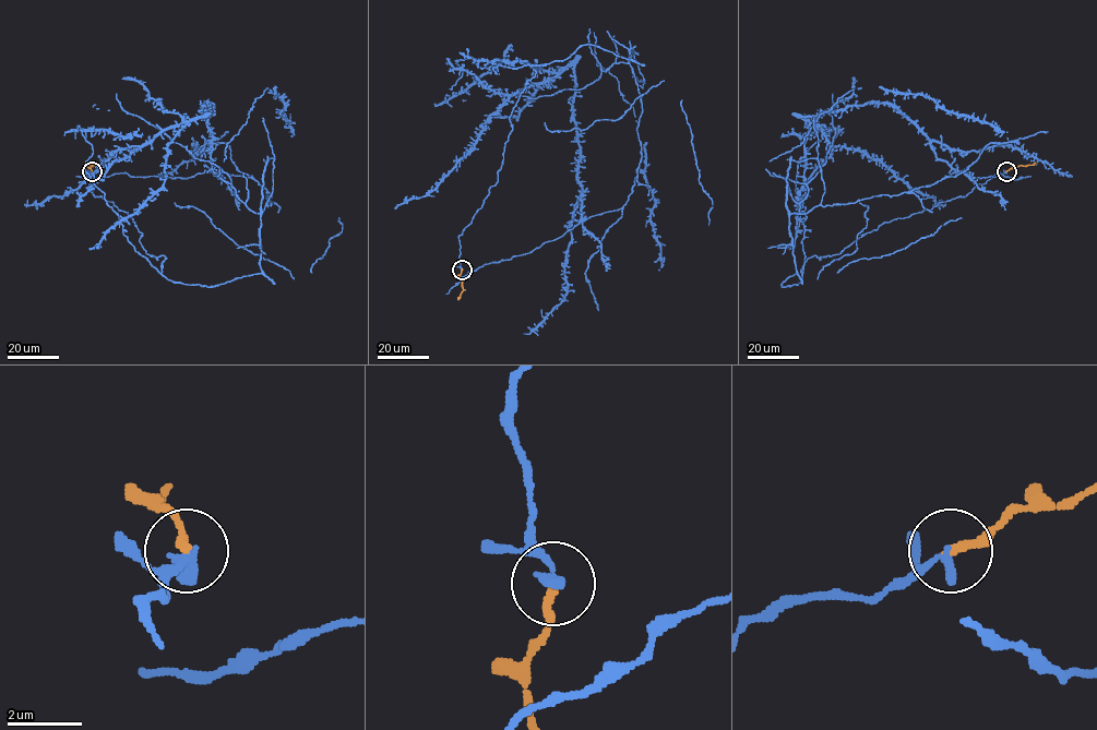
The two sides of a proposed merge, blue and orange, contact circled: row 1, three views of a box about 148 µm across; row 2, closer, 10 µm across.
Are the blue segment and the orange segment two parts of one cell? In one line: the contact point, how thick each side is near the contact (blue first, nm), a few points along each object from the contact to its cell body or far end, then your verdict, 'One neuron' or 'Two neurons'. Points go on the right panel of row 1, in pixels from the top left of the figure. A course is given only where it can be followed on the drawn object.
Place: (1006, 171). Thickness 320 nm (blue) against 240 nm. Course of blue: (1006, 171), (782, 286), (797, 272), (791, 214), (957, 171), (887, 104), (802, 116), (941, 200). Course of orange: (1006, 171), (1036, 163). One neuron

